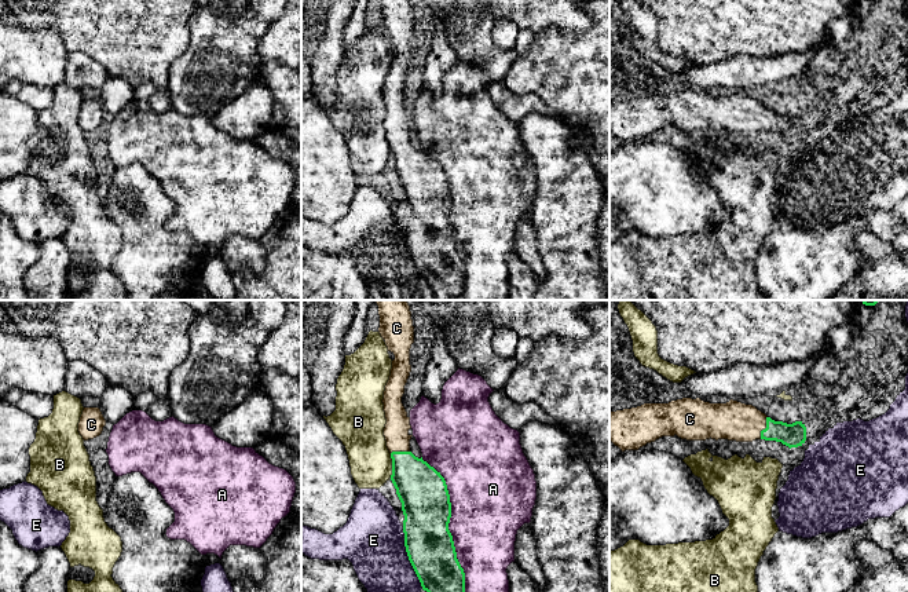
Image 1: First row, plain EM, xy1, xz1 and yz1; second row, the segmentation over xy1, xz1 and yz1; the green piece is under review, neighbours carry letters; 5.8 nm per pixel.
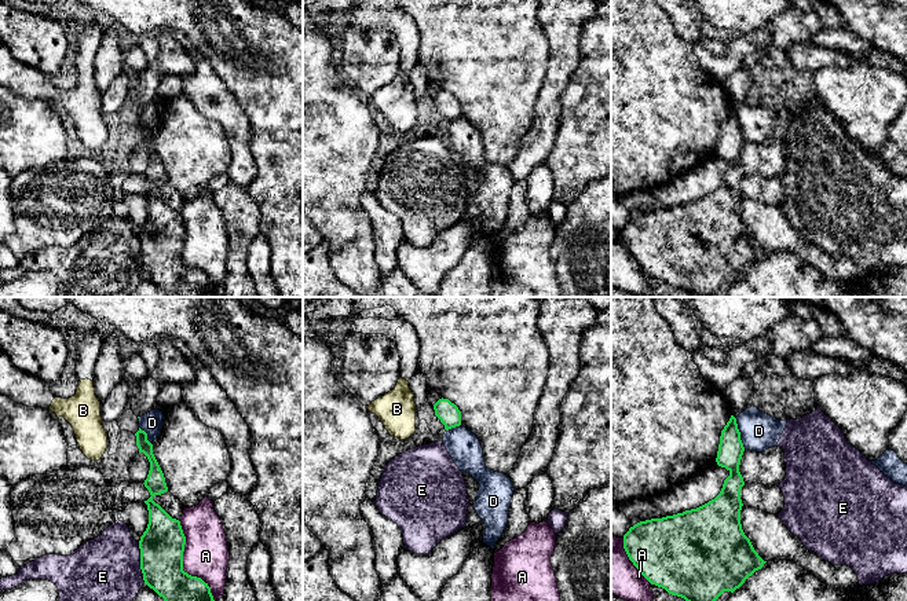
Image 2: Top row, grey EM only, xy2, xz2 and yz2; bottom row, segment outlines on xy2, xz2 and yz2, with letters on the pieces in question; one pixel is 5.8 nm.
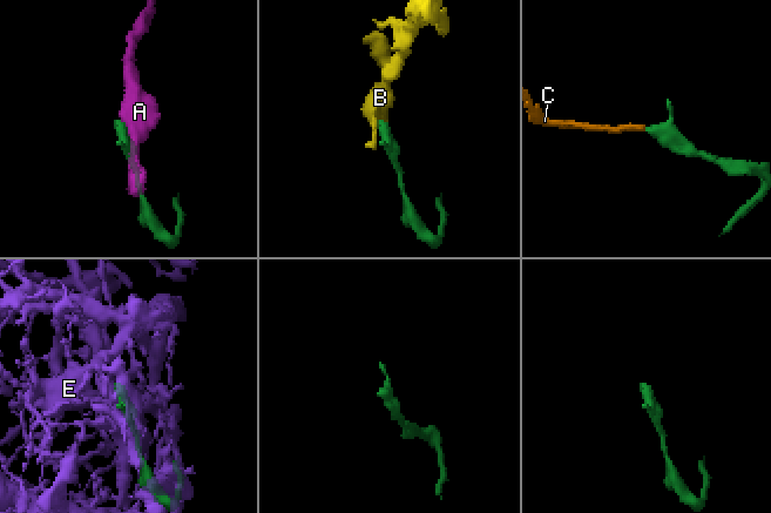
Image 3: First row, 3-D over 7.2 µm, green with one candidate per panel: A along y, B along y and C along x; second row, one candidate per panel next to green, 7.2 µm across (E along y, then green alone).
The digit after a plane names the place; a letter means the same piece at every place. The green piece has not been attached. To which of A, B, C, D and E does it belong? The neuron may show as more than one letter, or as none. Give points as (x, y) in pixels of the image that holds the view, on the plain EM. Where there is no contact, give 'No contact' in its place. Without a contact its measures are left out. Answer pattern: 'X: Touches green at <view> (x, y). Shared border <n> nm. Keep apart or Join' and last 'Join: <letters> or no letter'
A: Touches green at xz1 (449, 222). Shared border 900 nm. Keep apart
B: Touches green at xz1 (392, 157). Shared border 140 nm. Keep apart
C: Touches green at yz1 (766, 119). Shared border 140 nm. Join
D: Touches green at yz2 (739, 125). Shared border 190 nm. Keep apart
E: Touches green at xz1 (409, 249). Shared border 380 nm. Keep apart
Join: C

